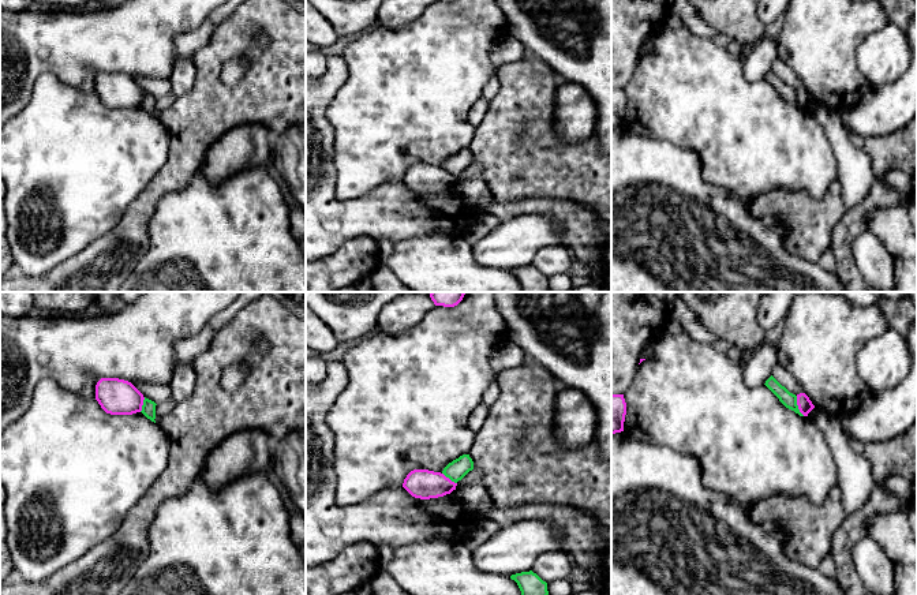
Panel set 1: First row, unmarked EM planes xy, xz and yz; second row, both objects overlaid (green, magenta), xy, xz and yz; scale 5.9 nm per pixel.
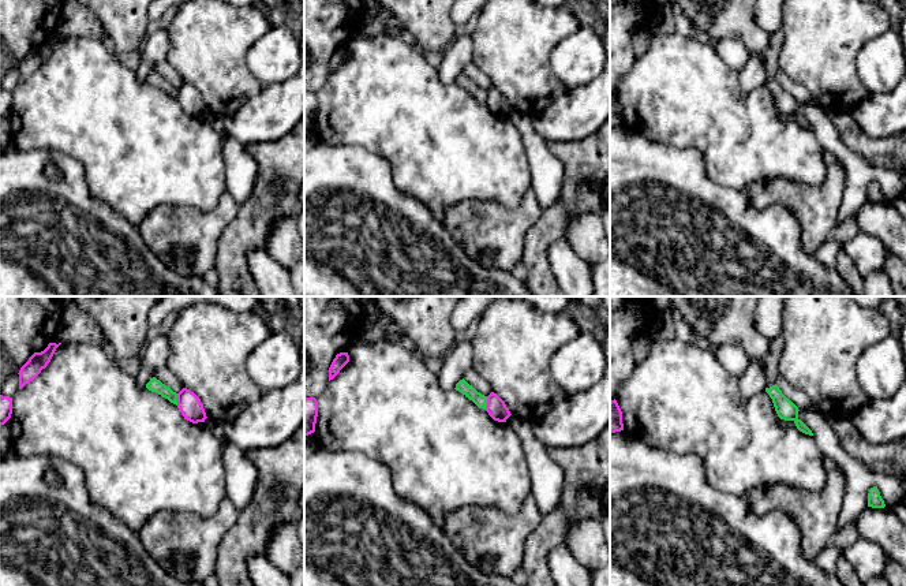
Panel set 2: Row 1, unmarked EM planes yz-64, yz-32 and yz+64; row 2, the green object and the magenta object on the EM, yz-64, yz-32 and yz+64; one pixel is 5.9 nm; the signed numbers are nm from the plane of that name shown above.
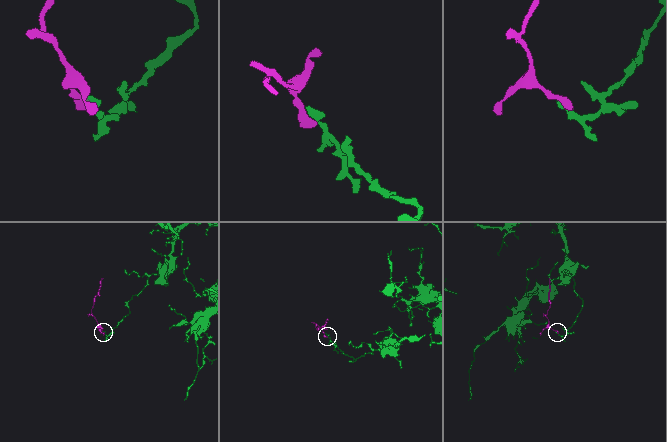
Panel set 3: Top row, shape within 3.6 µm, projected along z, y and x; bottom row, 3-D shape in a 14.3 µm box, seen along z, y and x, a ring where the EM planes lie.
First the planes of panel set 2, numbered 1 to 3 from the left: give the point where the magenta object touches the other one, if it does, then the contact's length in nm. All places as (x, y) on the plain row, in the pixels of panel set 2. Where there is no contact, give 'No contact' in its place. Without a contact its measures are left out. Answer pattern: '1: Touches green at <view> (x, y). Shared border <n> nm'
1: Touches green at yz-64 (176, 93). Shared border 70 nm
2: Touches green at yz-32 (486, 97). Shared border 80 nm
3: No contact

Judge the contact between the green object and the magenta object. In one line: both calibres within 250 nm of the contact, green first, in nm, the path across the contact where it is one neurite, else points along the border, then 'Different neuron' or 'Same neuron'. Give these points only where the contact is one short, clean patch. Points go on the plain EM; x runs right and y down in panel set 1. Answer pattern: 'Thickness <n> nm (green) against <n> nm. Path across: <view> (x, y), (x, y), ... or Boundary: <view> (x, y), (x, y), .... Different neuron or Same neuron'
Thickness 90 nm (green) against 90 nm. Boundary: yz (796, 90), (796, 98), (804, 109). Different neuron

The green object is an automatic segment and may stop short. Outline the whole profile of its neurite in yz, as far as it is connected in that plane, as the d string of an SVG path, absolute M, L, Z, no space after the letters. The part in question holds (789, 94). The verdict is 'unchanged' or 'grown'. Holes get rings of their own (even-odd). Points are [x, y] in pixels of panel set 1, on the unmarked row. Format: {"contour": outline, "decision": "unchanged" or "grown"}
{"contour": "M772 70L764 78L789 104L794 105L800 111L804 111L797 100L797 90L790 87L785 81L782 81Z", "decision": "unchanged"}

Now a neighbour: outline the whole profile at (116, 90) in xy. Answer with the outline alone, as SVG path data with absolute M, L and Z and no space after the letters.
M101 72L96 79L96 94L111 109L132 109L142 105L143 89L128 75Z

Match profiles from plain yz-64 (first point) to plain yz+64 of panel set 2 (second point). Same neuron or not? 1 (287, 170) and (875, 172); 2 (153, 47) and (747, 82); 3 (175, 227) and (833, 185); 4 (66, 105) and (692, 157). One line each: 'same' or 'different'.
1: different
2: same
3: same
4: different

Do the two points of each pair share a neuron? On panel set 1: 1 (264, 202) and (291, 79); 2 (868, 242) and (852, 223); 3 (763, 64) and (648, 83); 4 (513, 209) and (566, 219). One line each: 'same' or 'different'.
1: different
2: different
3: different
4: same

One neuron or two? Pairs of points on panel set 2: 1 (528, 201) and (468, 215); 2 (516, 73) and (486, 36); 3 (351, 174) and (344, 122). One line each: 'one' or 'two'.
1: one
2: one
3: two

